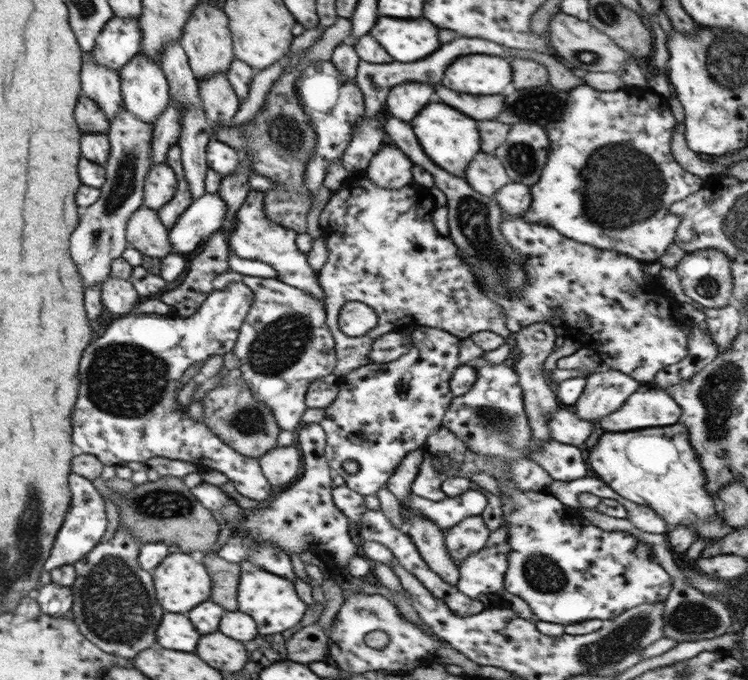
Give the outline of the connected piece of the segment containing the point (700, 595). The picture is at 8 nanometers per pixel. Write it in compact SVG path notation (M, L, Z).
M580 508L580 512L587 520L590 520L590 523L598 528L607 531L626 531L636 535L636 538L639 538L641 541L652 545L655 559L672 577L673 582L673 587L666 597L666 600L664 600L662 607L665 614L665 630L663 630L665 636L663 637L674 639L678 642L696 642L696 640L710 640L710 638L716 638L731 631L732 618L730 617L728 607L726 607L722 601L712 599L710 595L699 591L689 583L686 575L679 569L679 565L674 562L673 552L667 541L667 533L664 535L642 532L627 519L616 519L606 516L598 513L598 511L594 511L594 508Z

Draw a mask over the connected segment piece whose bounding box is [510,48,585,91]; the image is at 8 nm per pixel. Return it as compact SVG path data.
M511 48L510 52L512 56L532 59L540 64L543 64L549 72L549 83L554 84L554 88L569 91L575 86L585 84L584 79L575 76L571 69L568 69L568 67L562 65L560 61L556 61L552 54L538 52L536 50L524 50L520 48Z

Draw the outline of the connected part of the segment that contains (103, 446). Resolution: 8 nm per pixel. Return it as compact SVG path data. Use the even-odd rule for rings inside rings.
M230 283L224 290L214 289L211 294L204 300L204 303L198 308L198 310L188 318L180 317L168 317L159 314L140 314L140 315L123 315L119 318L112 317L110 326L106 328L106 331L102 336L96 338L92 344L88 347L88 356L84 356L84 368L80 368L80 404L76 405L76 446L78 452L90 453L96 456L103 465L122 465L122 464L144 464L149 458L155 456L161 456L169 458L170 460L183 460L191 462L192 464L202 464L202 466L208 466L211 470L219 470L222 474L225 474L229 480L234 482L234 486L238 491L238 494L251 498L252 500L268 500L274 493L272 492L272 485L267 481L267 478L262 472L259 460L249 456L244 456L236 452L233 448L230 448L223 440L220 440L206 425L204 421L194 421L188 411L182 411L179 409L178 396L181 386L183 386L181 378L184 373L188 371L188 367L197 362L206 362L208 358L214 356L214 354L224 355L226 352L230 352L235 347L239 328L242 326L243 320L246 318L250 309L250 303L252 303L253 294L252 291L244 283Z

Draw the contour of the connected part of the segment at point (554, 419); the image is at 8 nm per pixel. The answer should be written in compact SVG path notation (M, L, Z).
M560 404L557 410L549 414L549 427L552 439L582 448L585 440L592 436L594 423L580 420L572 408Z

